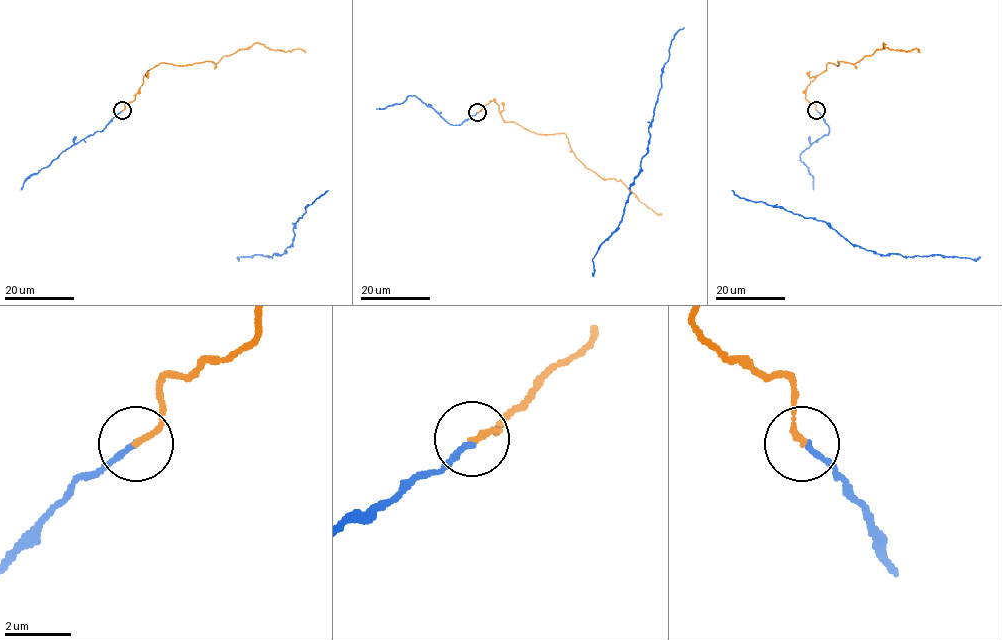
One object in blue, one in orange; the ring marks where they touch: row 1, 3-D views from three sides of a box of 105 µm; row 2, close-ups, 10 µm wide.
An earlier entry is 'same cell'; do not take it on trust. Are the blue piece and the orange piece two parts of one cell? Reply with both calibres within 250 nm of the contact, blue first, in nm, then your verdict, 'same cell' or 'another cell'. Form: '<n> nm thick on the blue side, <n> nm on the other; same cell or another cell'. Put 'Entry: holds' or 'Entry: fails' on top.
Entry: holds
170 nm thick on the blue side, 170 nm on the other; same cell

